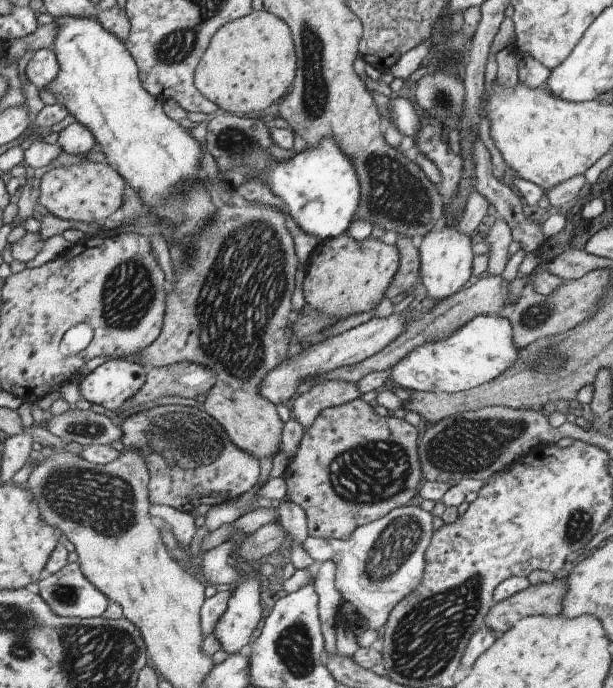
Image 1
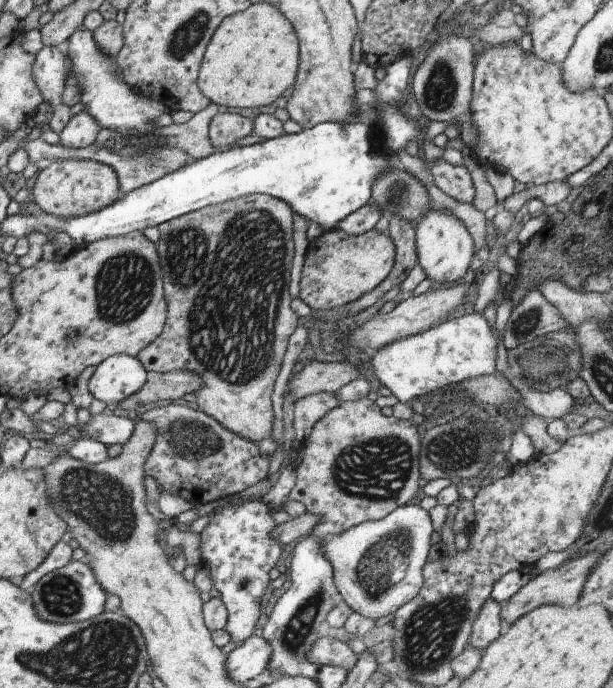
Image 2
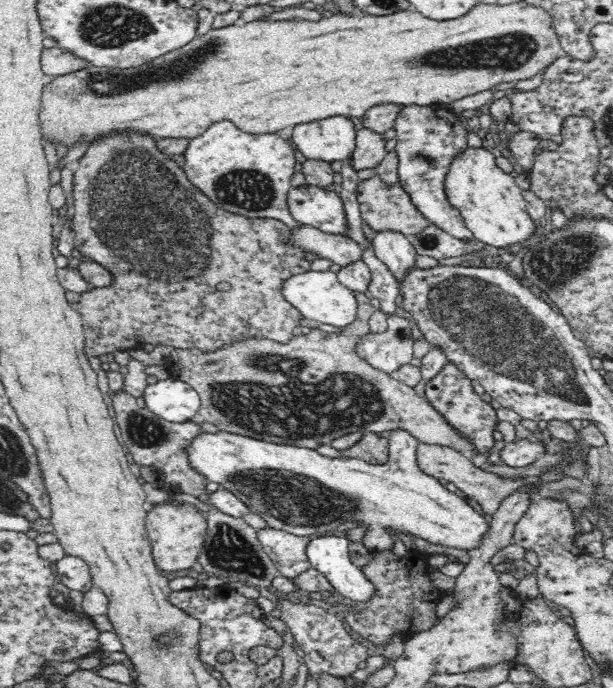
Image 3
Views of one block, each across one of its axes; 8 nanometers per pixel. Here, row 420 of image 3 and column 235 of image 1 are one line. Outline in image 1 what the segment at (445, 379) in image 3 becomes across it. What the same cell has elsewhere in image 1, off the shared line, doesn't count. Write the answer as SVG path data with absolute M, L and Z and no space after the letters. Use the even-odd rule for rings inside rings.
M159 405L127 416L119 426L125 451L136 449L148 465L148 504L165 505L189 513L197 506L212 506L235 499L256 482L259 461L239 450L219 423L203 409L183 405Z

